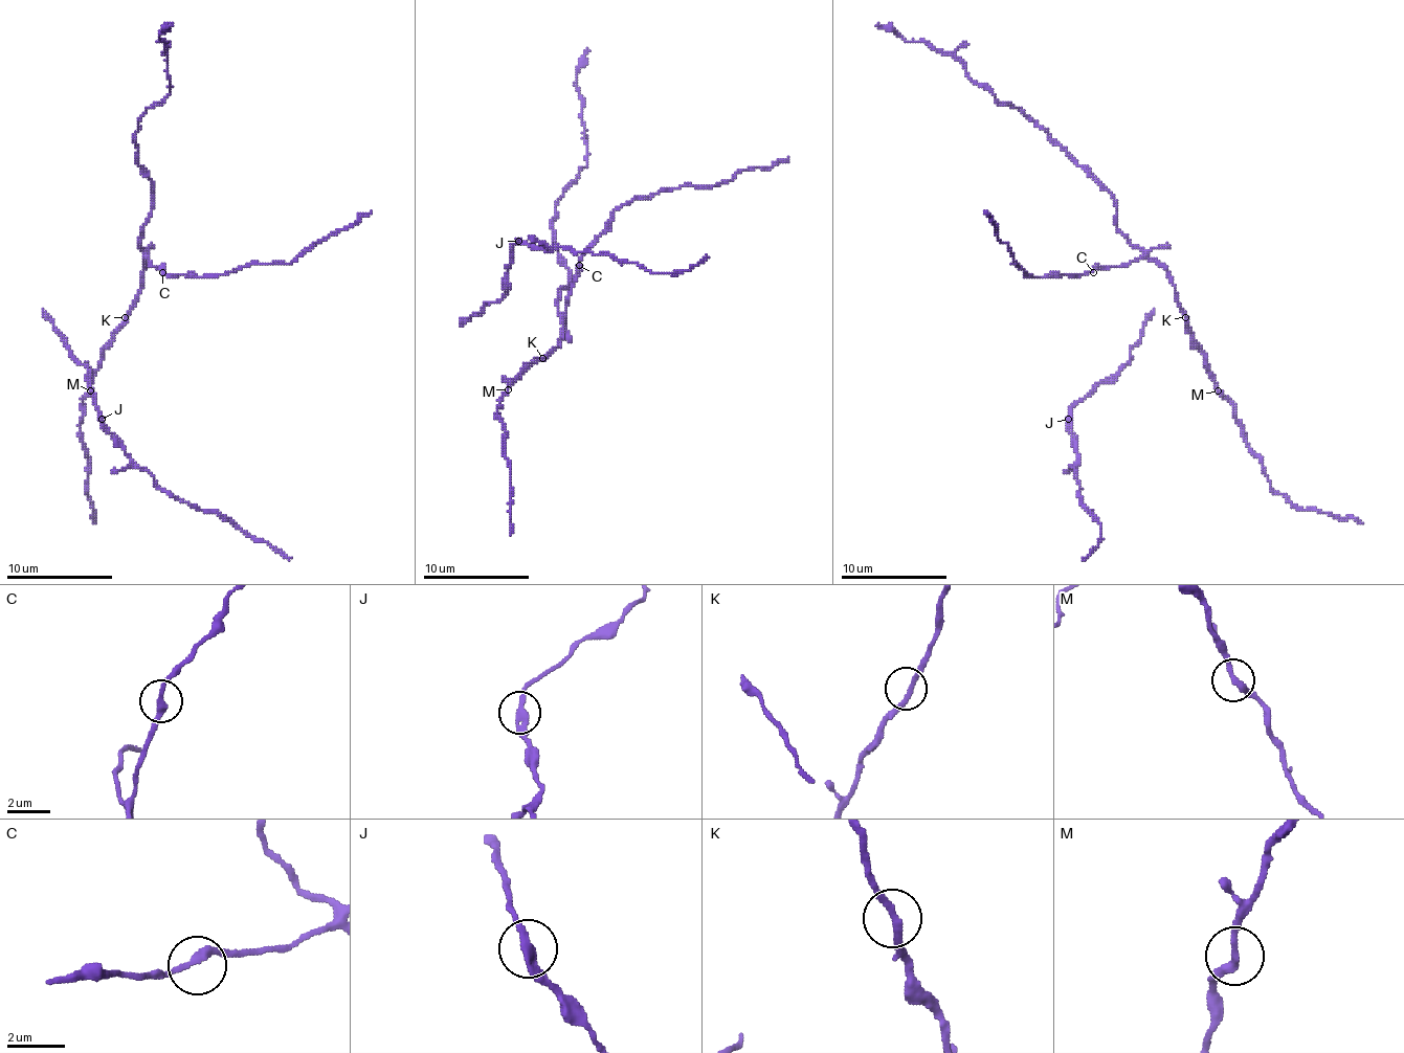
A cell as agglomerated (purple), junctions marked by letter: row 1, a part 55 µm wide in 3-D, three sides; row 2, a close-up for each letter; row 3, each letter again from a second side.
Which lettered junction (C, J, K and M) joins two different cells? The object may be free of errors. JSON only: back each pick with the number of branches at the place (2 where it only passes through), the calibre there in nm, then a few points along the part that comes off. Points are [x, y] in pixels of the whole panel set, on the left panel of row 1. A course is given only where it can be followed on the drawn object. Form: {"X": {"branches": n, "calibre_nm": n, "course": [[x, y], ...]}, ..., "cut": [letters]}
{"cut": []}

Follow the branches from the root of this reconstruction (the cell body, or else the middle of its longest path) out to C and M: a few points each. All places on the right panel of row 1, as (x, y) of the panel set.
C: (1185, 317), (1170, 274), (1154, 261), (1140, 259), (1093, 272)
M: (1185, 317), (1194, 340), (1204, 351), (1218, 390)

